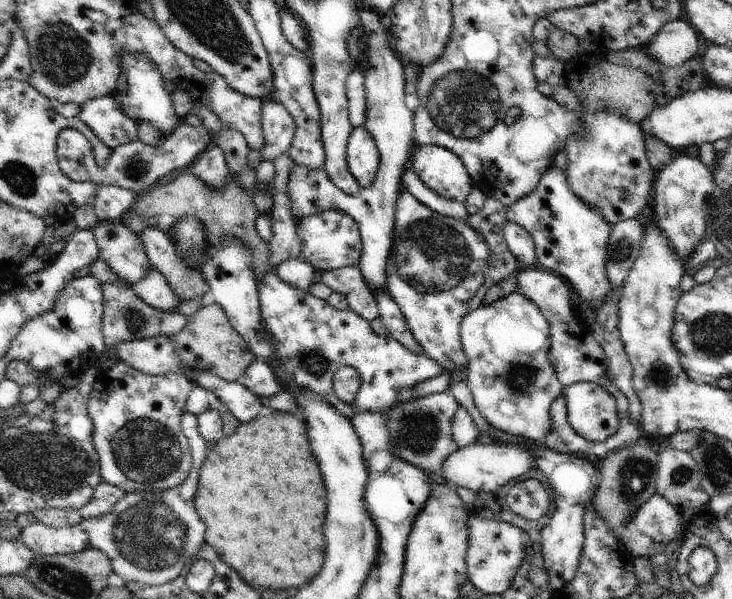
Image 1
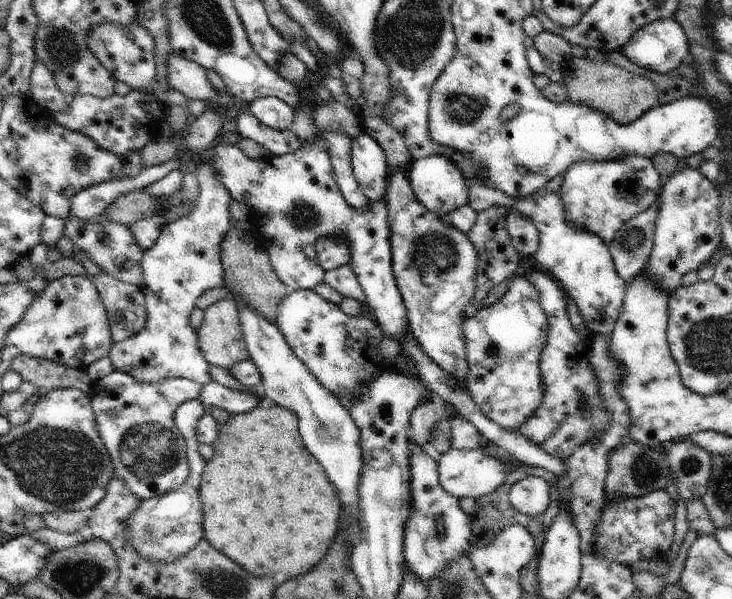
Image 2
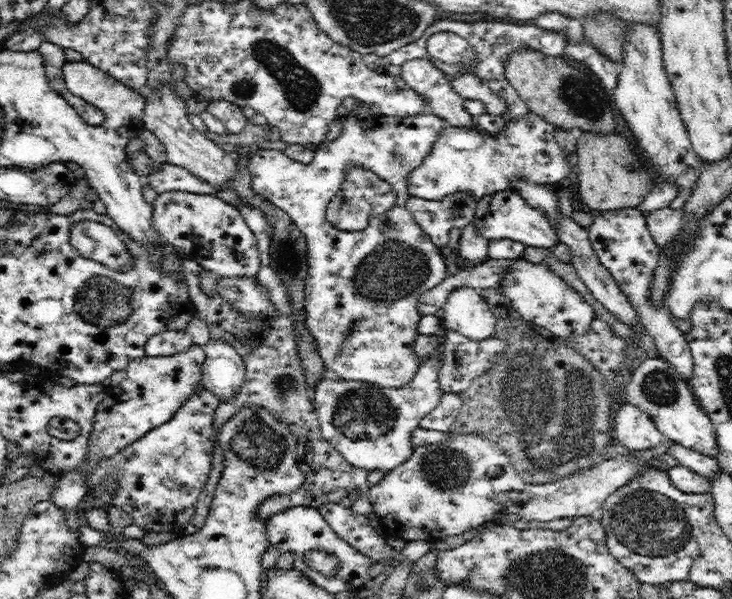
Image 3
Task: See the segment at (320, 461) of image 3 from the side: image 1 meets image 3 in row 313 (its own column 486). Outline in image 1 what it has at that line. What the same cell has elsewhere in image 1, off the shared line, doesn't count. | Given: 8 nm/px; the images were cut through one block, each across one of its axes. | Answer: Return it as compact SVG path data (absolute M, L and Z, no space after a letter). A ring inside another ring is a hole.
M487 197L480 212L473 214L467 220L470 228L475 228L478 234L482 234L490 248L490 259L486 278L480 286L480 290L470 299L470 310L476 310L482 305L488 289L510 274L517 273L520 269L517 254L510 252L503 228L508 222L506 212L508 207L497 198Z

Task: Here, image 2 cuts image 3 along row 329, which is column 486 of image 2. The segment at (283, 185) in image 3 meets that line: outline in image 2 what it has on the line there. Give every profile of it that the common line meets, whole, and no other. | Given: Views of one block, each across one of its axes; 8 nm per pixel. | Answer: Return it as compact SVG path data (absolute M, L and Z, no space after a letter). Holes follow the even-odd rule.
M518 275L512 278L506 294L494 306L474 311L462 323L462 334L465 340L468 374L466 384L468 392L476 406L488 420L504 428L520 428L534 412L540 408L544 398L542 378L540 378L540 356L546 346L549 335L549 324L546 313L540 306L538 290L528 282L527 276Z

